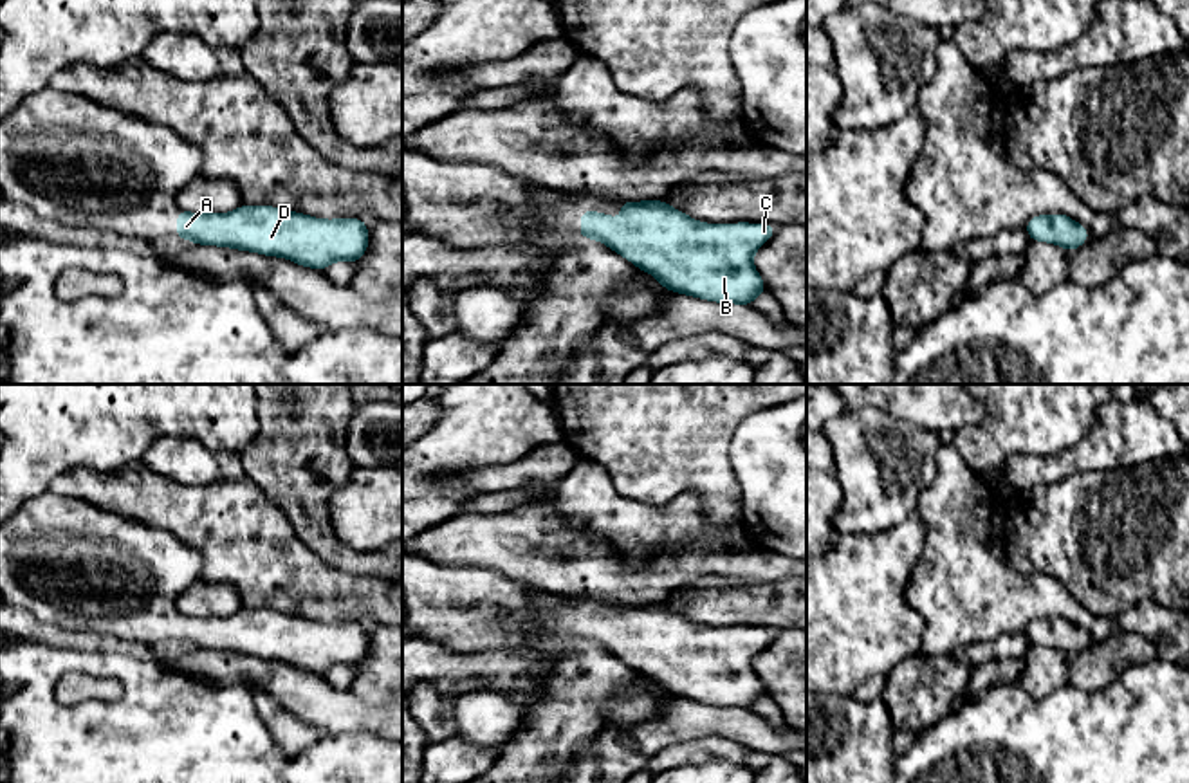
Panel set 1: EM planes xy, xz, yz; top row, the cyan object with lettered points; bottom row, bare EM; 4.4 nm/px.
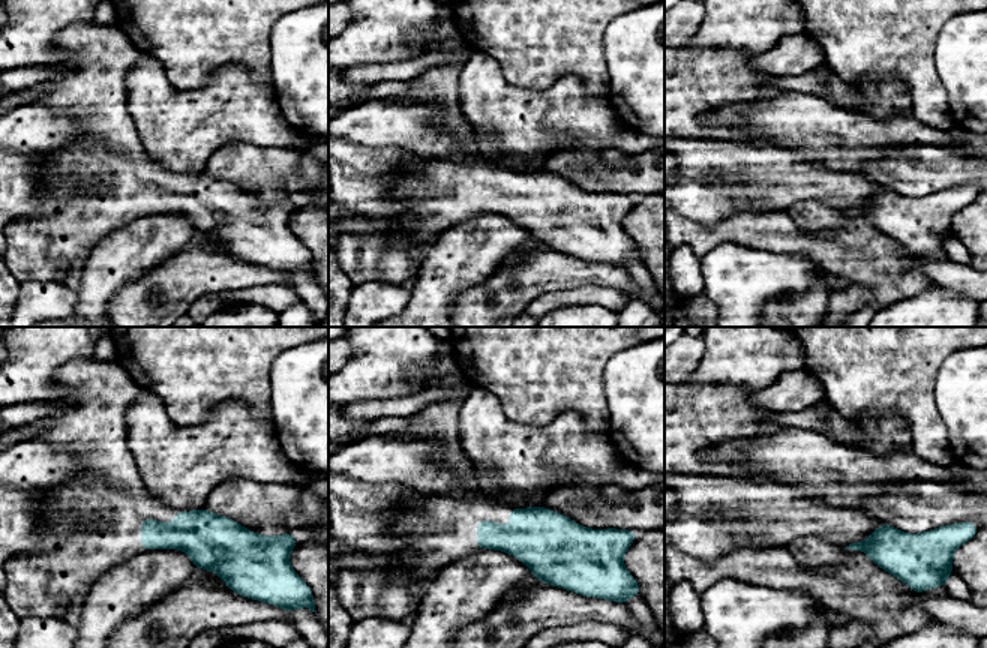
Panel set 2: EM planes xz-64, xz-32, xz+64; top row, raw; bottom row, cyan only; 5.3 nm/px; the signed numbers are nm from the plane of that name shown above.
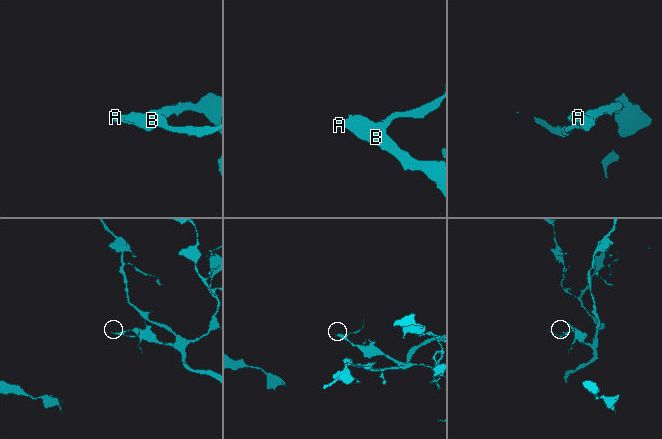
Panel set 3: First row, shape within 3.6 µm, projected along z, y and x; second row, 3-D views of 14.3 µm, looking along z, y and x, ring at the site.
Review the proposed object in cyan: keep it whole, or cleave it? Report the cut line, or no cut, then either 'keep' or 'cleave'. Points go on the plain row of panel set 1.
no cut | keep

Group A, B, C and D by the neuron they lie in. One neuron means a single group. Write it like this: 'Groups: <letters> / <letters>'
Groups: A B C D

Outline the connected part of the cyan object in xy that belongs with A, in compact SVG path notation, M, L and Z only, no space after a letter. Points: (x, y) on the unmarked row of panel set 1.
M242 608L236 615L188 617L177 613L179 644L280 660L325 675L332 666L357 668L370 639L363 622L323 624L272 610Z

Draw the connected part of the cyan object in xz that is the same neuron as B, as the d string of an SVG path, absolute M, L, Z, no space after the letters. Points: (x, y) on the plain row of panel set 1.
M664 604L621 606L621 622L581 613L579 642L594 642L628 662L637 673L653 678L660 691L716 707L752 709L760 696L769 696L752 669L752 659L778 633L774 628L702 628Z

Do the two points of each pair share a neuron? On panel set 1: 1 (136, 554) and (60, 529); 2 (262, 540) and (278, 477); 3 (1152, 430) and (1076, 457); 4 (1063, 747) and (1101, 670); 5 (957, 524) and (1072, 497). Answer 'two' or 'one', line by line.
1: one
2: two
3: one
4: two
5: two

